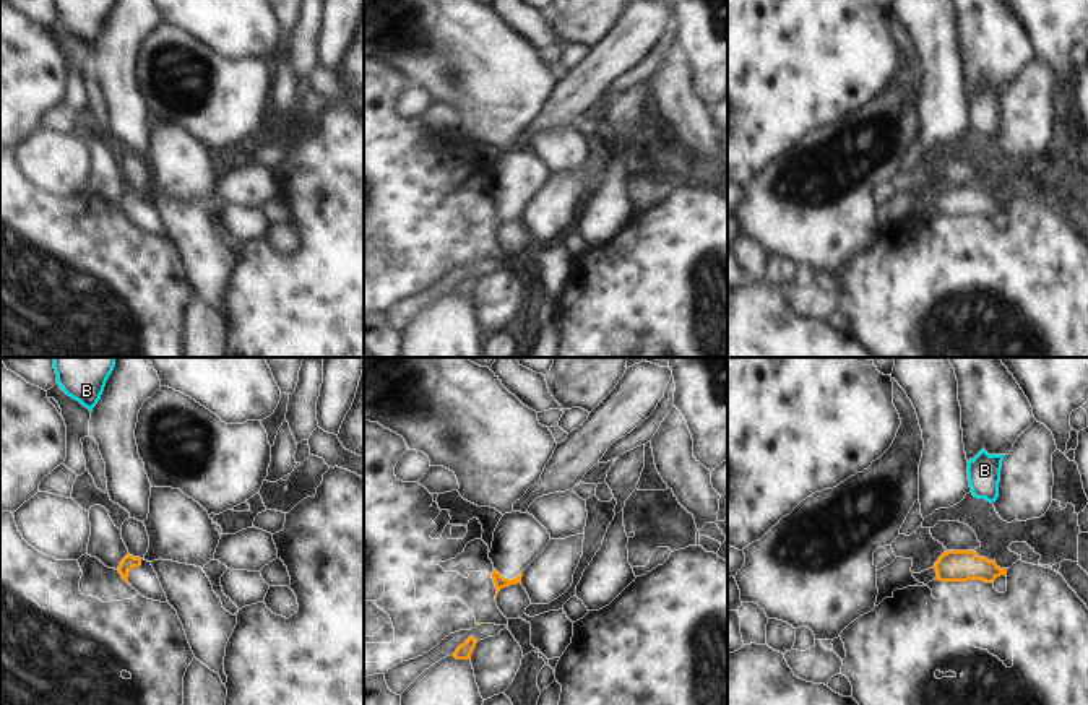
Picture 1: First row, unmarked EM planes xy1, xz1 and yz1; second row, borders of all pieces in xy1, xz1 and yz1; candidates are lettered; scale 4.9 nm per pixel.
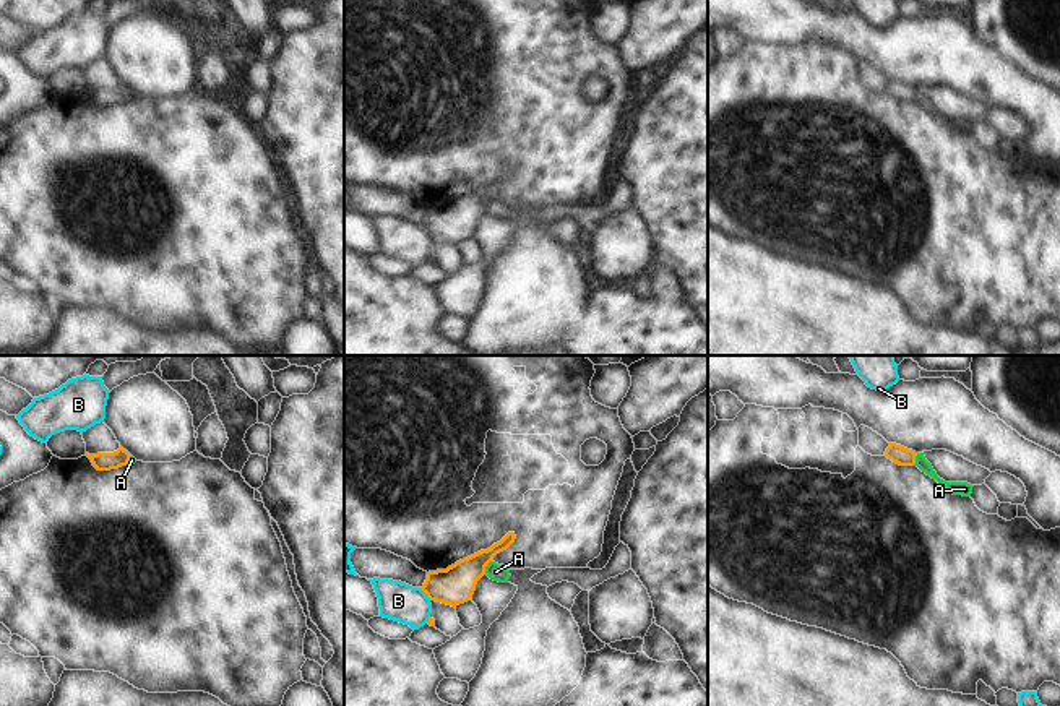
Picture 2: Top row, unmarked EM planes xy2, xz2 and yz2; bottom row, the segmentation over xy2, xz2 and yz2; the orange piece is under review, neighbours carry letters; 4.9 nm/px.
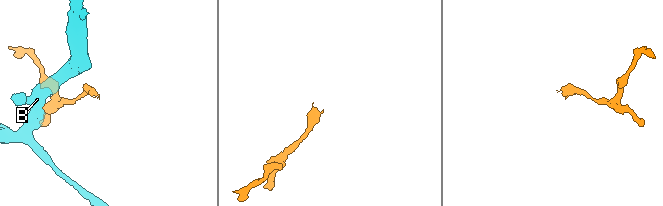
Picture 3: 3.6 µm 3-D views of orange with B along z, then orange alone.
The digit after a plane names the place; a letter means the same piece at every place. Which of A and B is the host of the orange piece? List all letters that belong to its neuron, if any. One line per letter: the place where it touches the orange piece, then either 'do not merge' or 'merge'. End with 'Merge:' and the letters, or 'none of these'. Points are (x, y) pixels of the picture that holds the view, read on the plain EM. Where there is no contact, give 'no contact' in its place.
A: contact xz2 (486, 202); do not merge
B: contact xz2 (426, 229); do not merge
Merge: none of these

